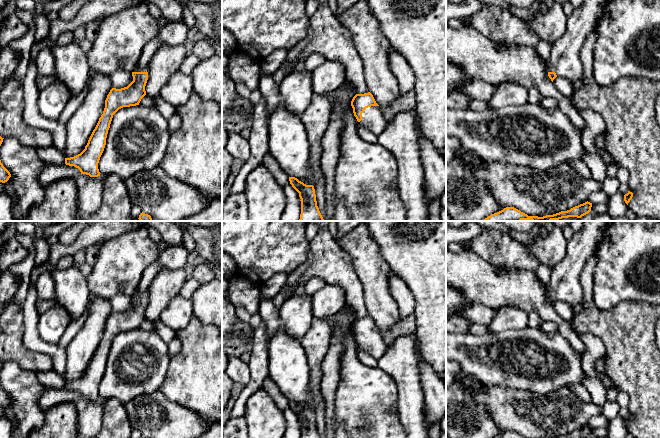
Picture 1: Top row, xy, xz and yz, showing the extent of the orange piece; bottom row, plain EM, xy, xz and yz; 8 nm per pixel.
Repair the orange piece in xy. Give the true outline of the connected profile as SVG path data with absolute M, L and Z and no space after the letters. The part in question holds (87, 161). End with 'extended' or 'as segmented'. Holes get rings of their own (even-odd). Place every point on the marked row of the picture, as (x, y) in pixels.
M148 66L138 72L132 72L133 81L124 88L112 88L105 100L103 114L93 130L85 149L78 155L65 158L65 164L78 168L81 174L90 177L100 176L98 163L106 145L106 138L113 115L123 107L139 105L146 95Z; extended

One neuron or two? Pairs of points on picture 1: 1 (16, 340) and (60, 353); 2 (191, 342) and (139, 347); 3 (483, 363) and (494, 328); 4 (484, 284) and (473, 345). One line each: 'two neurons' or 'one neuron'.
1: two neurons
2: two neurons
3: two neurons
4: two neurons

